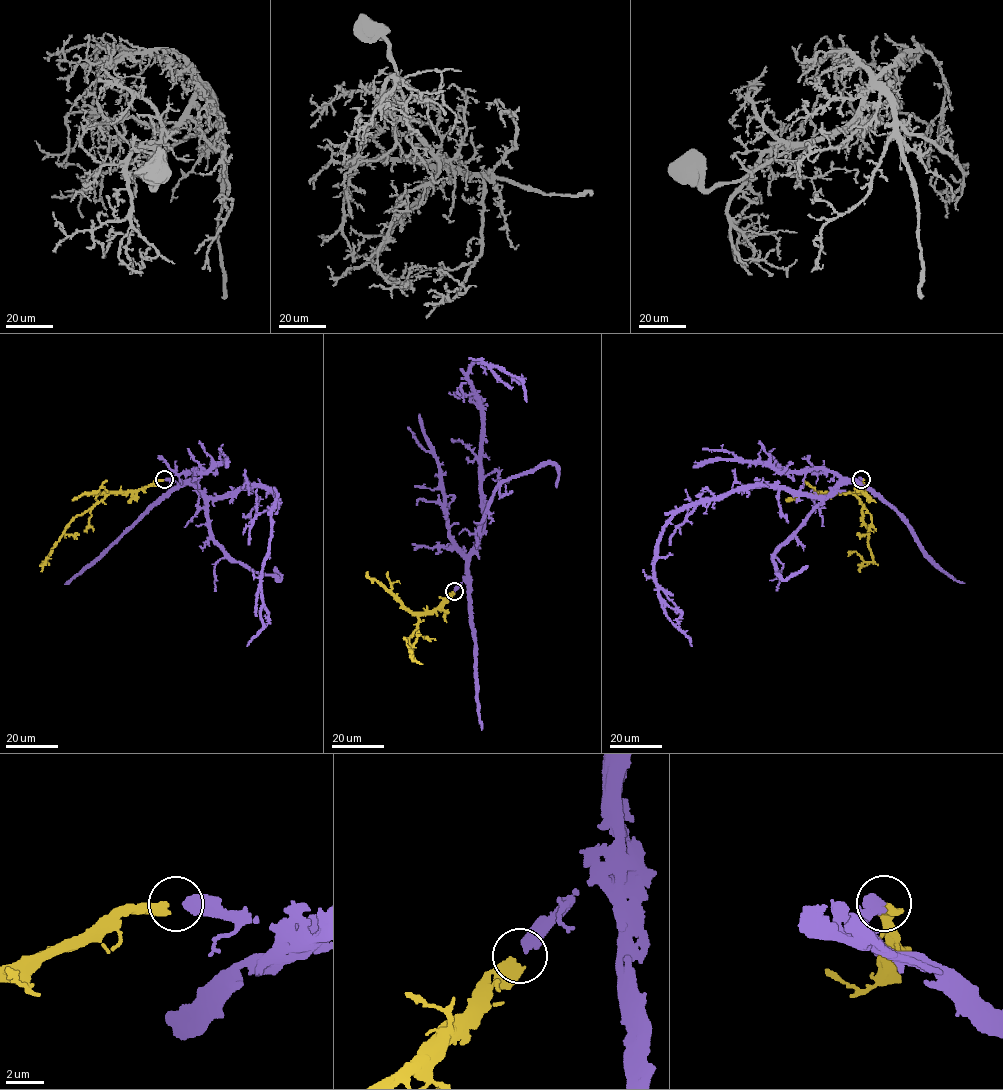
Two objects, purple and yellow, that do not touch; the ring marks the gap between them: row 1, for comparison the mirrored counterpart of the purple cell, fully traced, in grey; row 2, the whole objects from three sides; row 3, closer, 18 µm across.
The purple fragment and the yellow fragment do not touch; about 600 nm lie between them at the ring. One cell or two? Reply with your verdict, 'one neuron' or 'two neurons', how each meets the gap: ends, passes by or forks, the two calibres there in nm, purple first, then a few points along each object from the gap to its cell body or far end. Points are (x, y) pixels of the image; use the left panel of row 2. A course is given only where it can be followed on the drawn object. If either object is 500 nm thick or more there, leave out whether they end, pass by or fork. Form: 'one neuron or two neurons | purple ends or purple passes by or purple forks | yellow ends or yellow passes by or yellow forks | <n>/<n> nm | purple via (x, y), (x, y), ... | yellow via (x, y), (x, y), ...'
one neuron | 400/500 nm | purple via (165, 480), (215, 497), (252, 487), (273, 490), (277, 498), (262, 564), (263, 626), (247, 646) | yellow via (163, 480), (135, 490), (111, 492), (74, 518), (43, 562), (51, 550), (50, 556)

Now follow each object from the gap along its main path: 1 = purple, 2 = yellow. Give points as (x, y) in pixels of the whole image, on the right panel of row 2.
1: (862, 479), (822, 496), (737, 487), (674, 515), (658, 544), (656, 586), (664, 613), (691, 646)
2: (861, 479), (861, 489), (855, 492), (863, 506), (862, 518), (873, 559), (866, 562), (854, 550), (847, 556)

